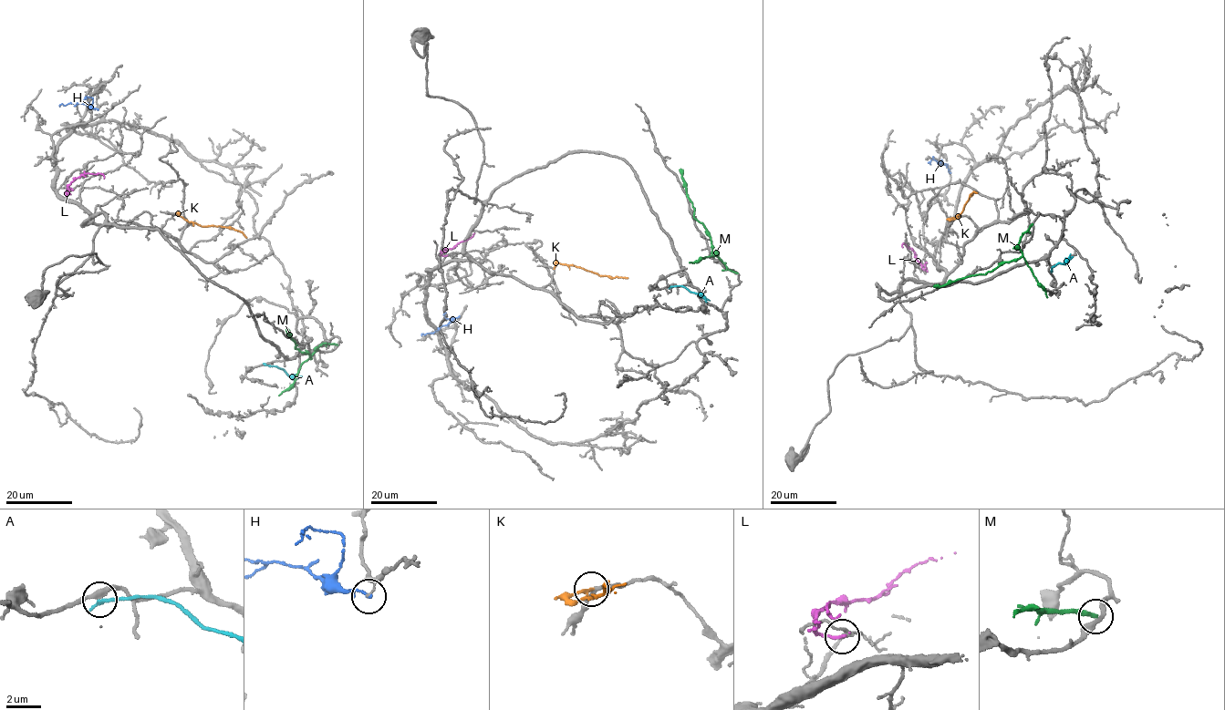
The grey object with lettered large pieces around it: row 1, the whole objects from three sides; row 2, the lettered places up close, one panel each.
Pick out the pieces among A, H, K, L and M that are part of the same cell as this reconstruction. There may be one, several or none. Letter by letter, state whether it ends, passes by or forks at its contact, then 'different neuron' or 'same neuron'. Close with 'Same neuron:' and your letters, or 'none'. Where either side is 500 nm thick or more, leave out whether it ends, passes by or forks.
A: it ends there; different neuron
H: it ends there; different neuron
K: it ends there; same neuron
L: it ends there; different neuron
M: it ends there; different neuron
Same neuron: K

